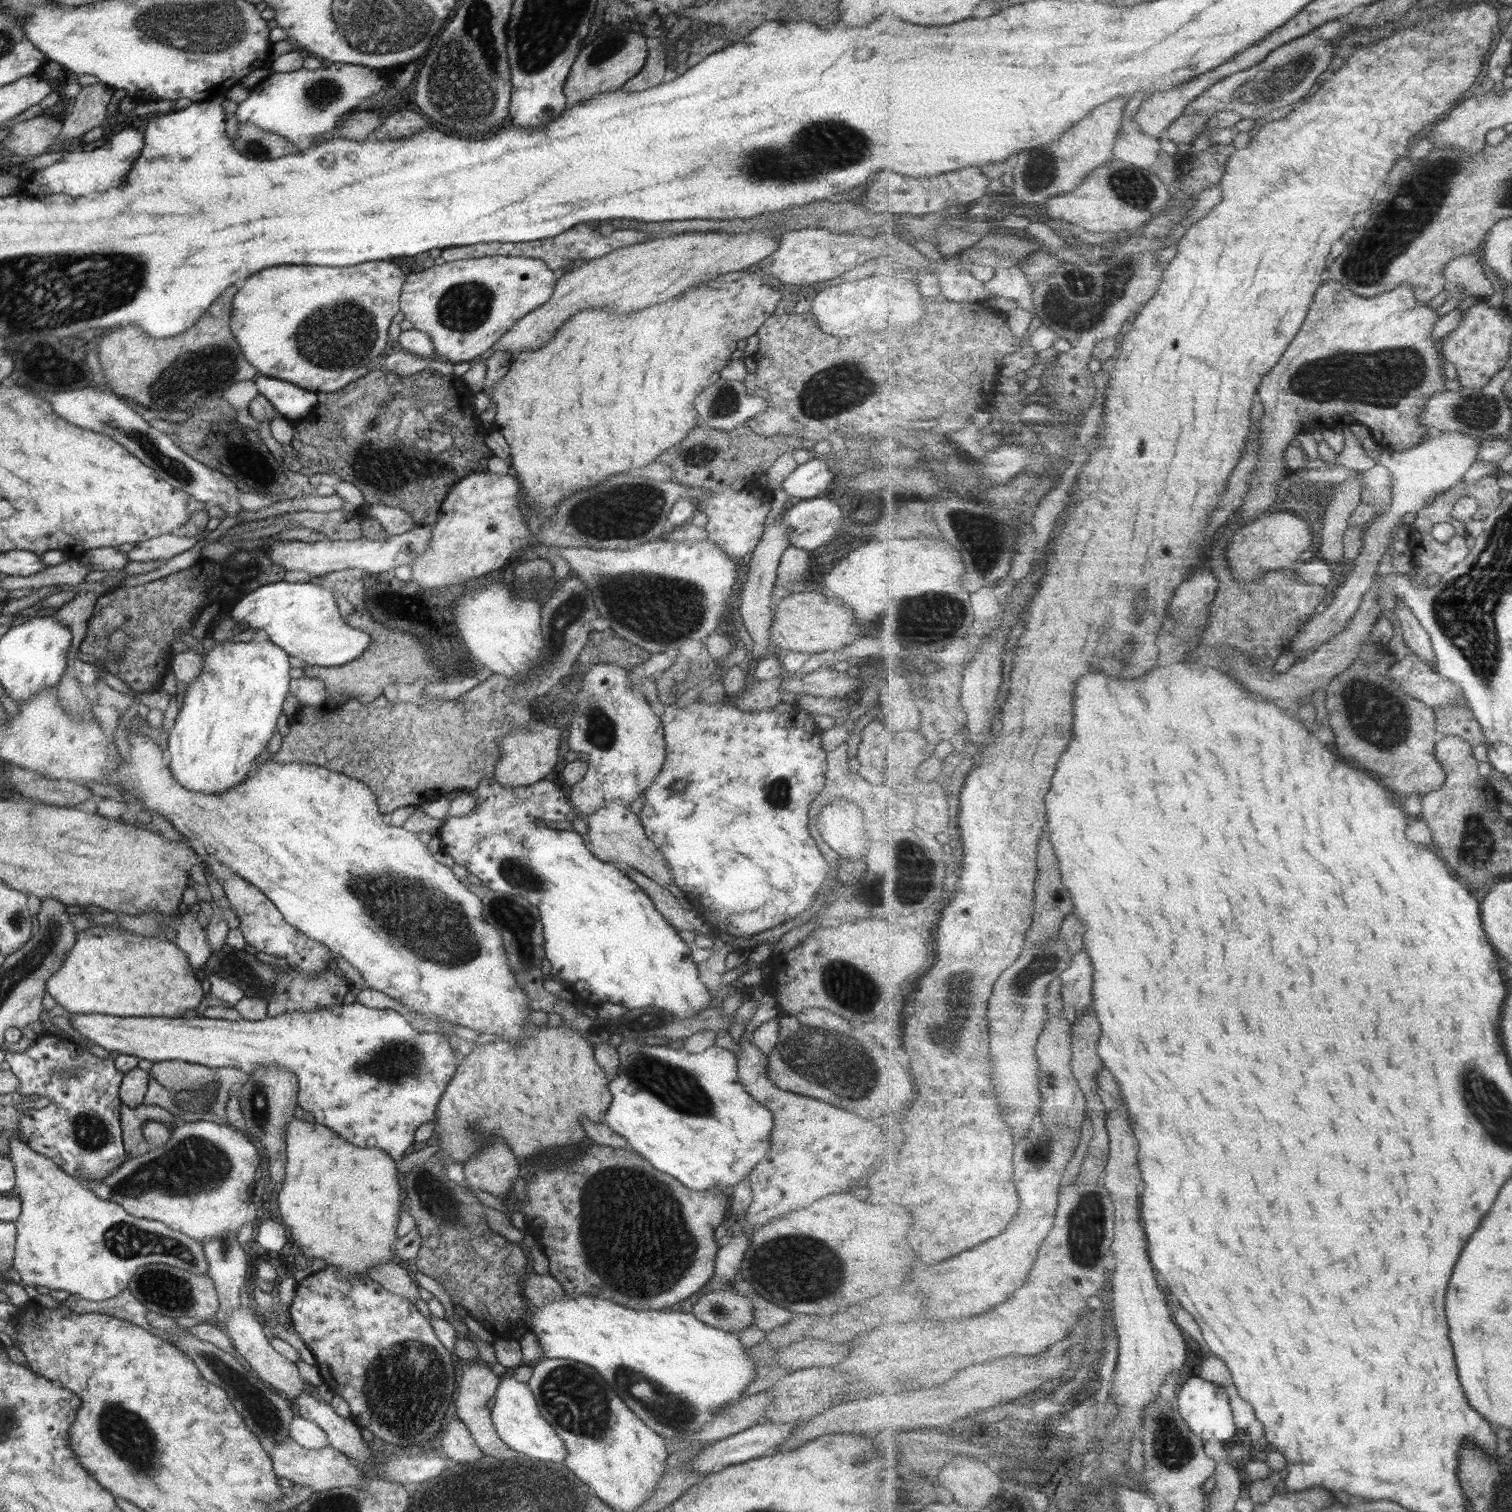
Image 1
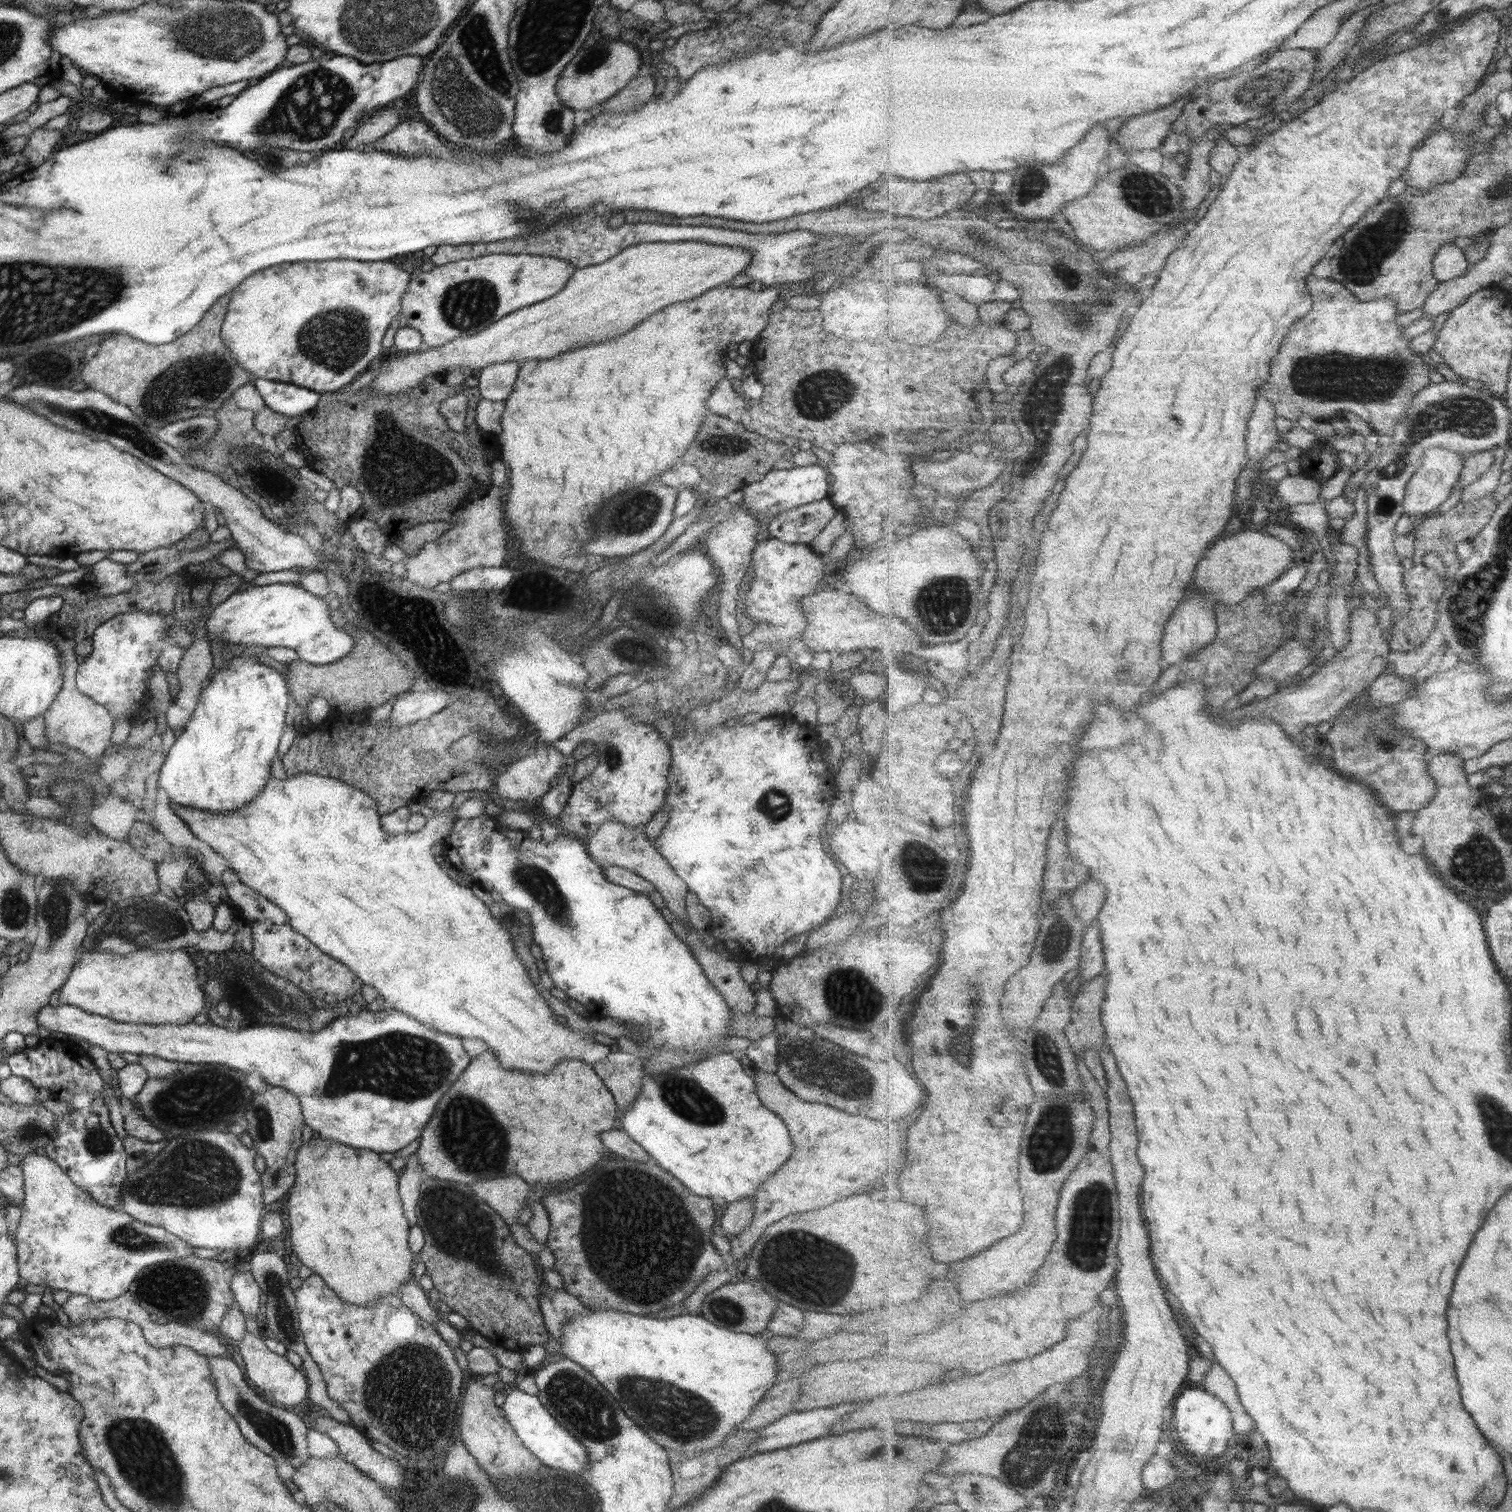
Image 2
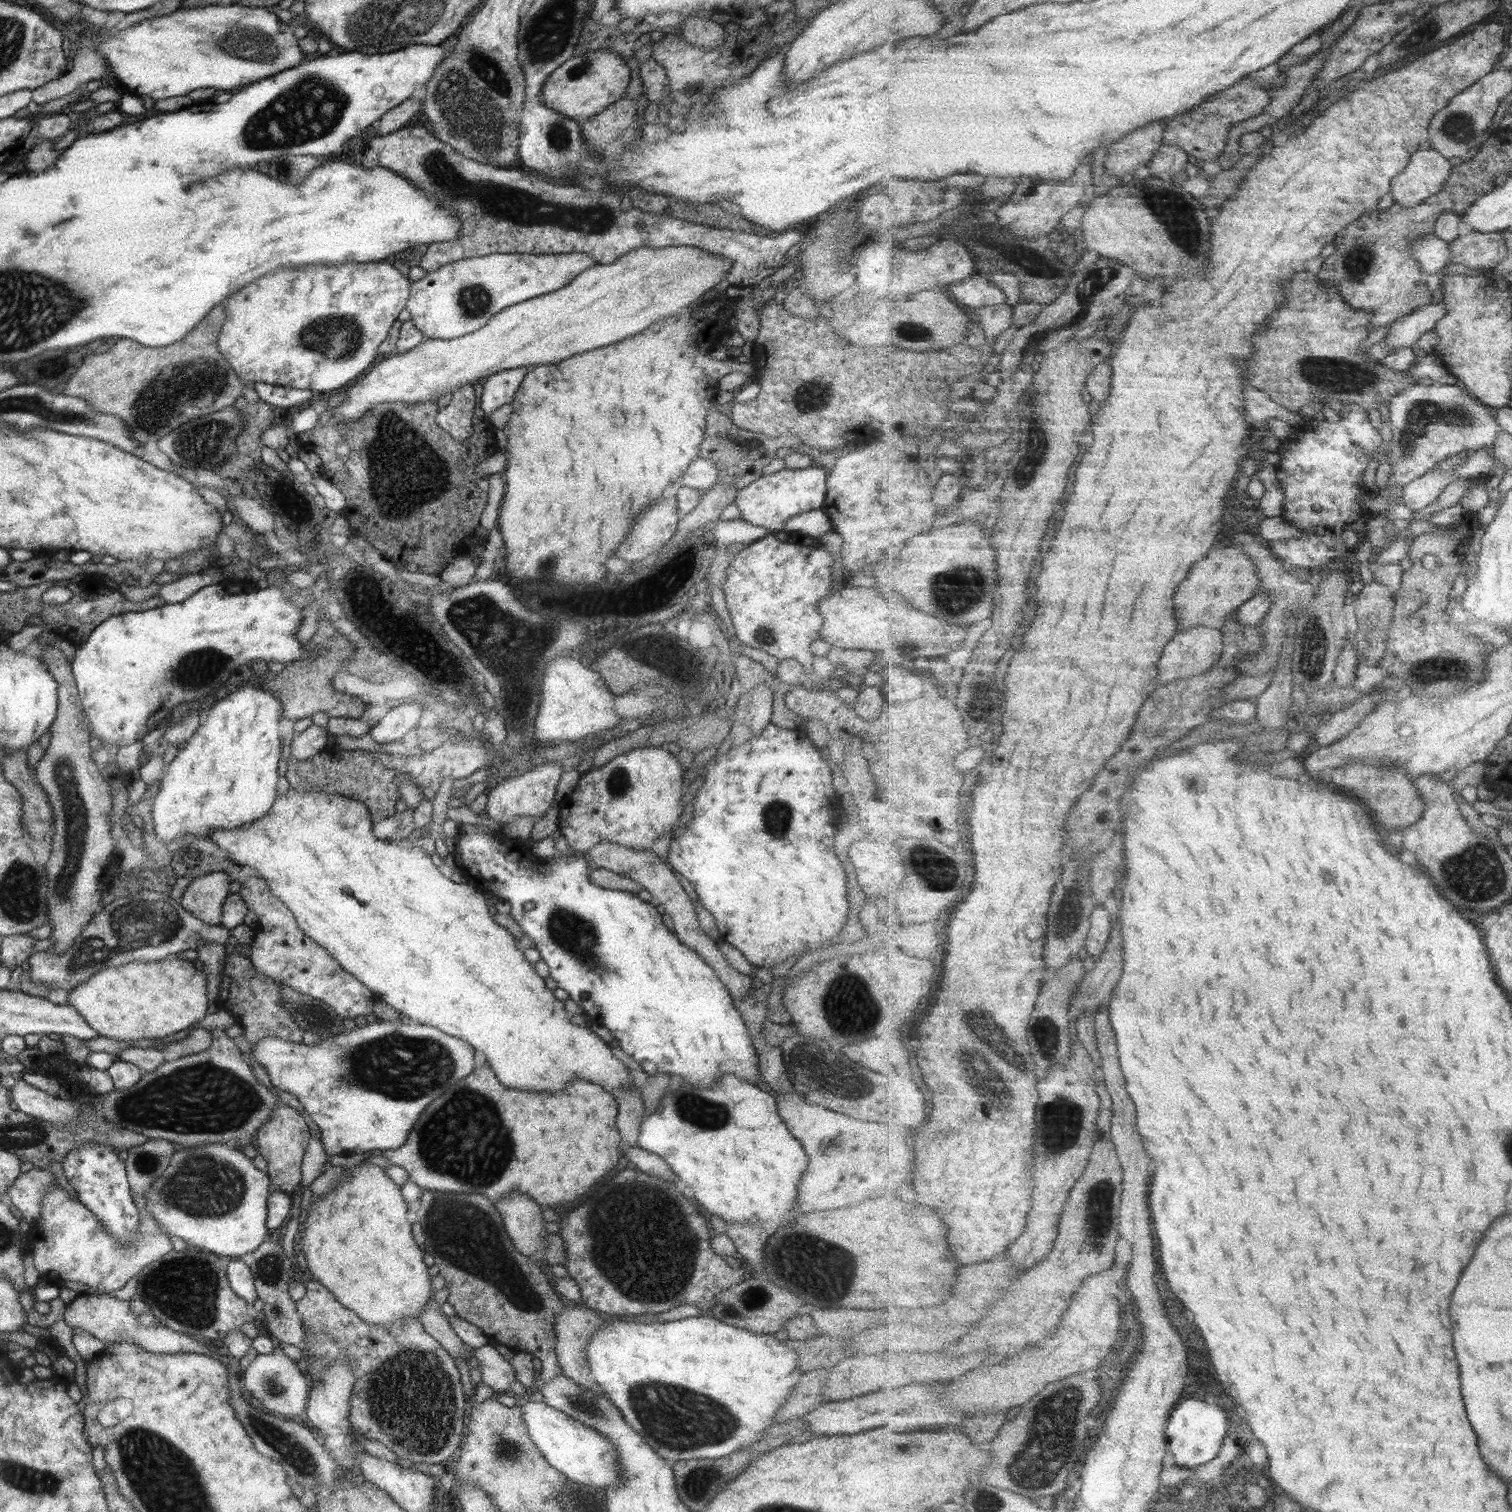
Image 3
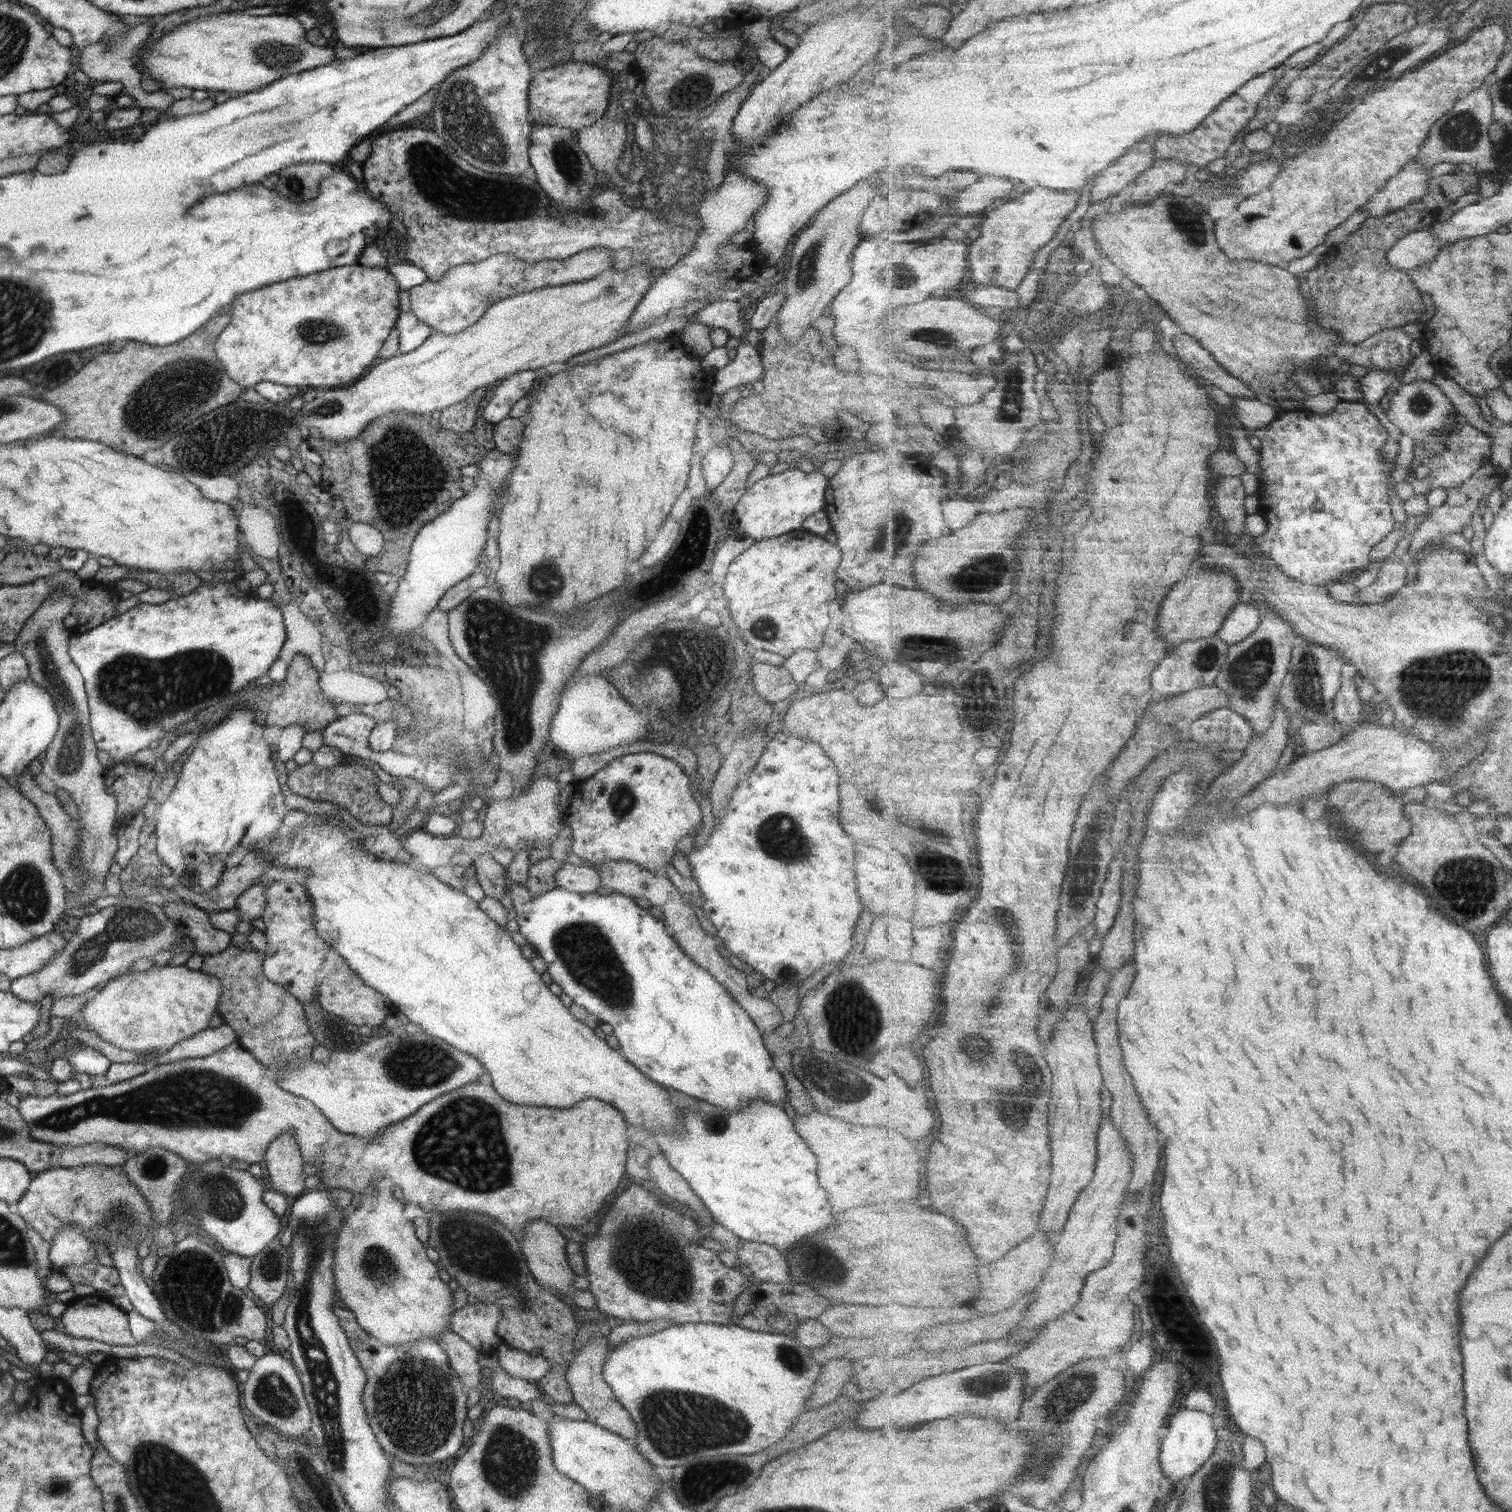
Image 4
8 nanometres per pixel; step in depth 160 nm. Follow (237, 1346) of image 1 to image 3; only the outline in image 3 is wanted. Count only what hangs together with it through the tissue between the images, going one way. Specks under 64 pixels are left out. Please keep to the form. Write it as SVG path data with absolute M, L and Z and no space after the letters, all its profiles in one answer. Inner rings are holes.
M277 1345L271 1353L257 1355L245 1371L240 1373L240 1380L244 1396L258 1405L260 1410L272 1413L273 1417L297 1420L306 1409L309 1383L296 1364Z

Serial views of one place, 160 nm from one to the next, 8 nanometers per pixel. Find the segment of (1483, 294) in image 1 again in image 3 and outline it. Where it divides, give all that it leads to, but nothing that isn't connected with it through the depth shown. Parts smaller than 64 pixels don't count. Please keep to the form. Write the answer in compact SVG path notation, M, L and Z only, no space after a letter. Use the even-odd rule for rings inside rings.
M1434 233L1419 237L1412 246L1412 254L1420 262L1425 275L1439 274L1452 264L1450 242L1441 240Z

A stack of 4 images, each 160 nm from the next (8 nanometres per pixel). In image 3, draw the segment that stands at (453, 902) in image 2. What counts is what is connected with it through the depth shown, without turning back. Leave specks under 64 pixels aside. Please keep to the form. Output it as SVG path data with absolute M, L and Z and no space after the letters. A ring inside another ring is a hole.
M290 788L285 795L276 796L269 813L259 819L237 829L213 830L207 837L219 850L225 850L233 863L239 866L248 866L257 870L259 877L265 886L292 912L297 926L315 944L321 946L327 954L331 955L338 965L354 976L363 986L375 996L381 996L385 1004L397 1010L401 1016L407 1016L415 1024L426 1024L443 1032L447 1036L458 1038L467 1042L477 1052L486 1056L486 1064L491 1067L499 1085L511 1090L525 1090L525 1092L559 1092L565 1089L573 1080L589 1080L603 1091L612 1094L613 1089L625 1087L632 1082L632 1076L628 1068L613 1056L612 1049L602 1039L599 1039L587 1027L574 1025L569 1021L569 1014L563 1009L563 1002L555 999L552 991L545 987L544 978L535 973L531 965L522 955L522 950L517 947L517 940L500 925L491 919L487 911L488 906L482 892L465 884L455 884L444 878L429 859L421 846L414 844L387 843L373 837L369 821L369 811L365 805L340 794L326 794L326 792L295 792Z

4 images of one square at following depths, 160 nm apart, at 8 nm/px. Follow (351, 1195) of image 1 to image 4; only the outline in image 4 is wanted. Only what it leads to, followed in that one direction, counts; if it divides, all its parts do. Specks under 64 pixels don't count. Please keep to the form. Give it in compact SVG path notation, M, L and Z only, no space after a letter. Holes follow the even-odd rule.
M372 1181L361 1195L360 1205L357 1209L348 1210L347 1213L344 1213L344 1221L334 1244L334 1257L332 1260L333 1284L335 1284L337 1303L355 1316L356 1324L361 1330L381 1342L381 1345L385 1347L405 1344L405 1342L419 1340L420 1338L435 1339L436 1334L443 1333L445 1329L449 1328L449 1319L451 1319L451 1315L454 1312L453 1308L451 1308L451 1305L453 1305L453 1298L451 1298L452 1292L449 1290L448 1284L439 1279L435 1263L427 1259L424 1243L416 1237L411 1221L403 1217L402 1208L403 1204L393 1197L391 1187L388 1184L381 1181Z

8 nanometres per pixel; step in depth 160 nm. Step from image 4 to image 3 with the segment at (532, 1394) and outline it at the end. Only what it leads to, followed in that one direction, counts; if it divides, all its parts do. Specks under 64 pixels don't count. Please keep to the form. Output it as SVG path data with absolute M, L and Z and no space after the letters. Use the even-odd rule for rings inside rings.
M490 1344L481 1346L470 1355L475 1357L481 1372L481 1384L487 1384L492 1392L509 1391L509 1386L516 1381L516 1374L509 1364L504 1360Z

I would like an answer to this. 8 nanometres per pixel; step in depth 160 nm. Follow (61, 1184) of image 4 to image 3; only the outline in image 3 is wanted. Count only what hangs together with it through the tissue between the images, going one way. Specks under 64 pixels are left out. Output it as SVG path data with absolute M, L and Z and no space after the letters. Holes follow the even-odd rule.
M33 1168L19 1173L6 1192L7 1203L13 1204L21 1212L29 1225L40 1221L42 1196L50 1186L54 1186L55 1178L50 1171Z

